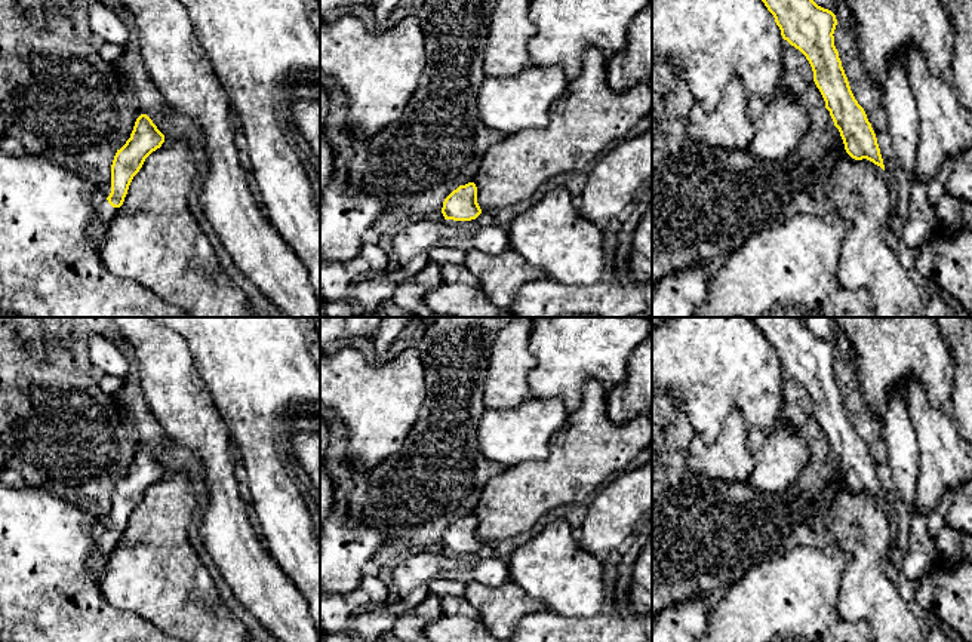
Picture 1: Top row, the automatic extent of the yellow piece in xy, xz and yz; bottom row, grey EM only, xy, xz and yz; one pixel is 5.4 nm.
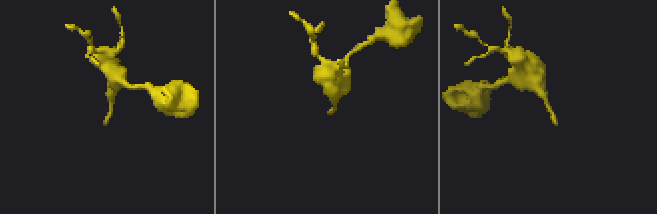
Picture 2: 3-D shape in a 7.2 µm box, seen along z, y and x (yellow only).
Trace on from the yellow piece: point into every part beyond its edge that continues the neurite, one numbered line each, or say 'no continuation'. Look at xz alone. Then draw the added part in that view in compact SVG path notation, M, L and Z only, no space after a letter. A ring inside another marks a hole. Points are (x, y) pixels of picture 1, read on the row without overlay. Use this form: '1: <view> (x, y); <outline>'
no continuation

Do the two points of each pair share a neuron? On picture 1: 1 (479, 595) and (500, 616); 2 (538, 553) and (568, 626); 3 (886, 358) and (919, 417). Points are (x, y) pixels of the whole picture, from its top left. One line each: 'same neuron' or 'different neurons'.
1: same neuron
2: different neurons
3: different neurons

